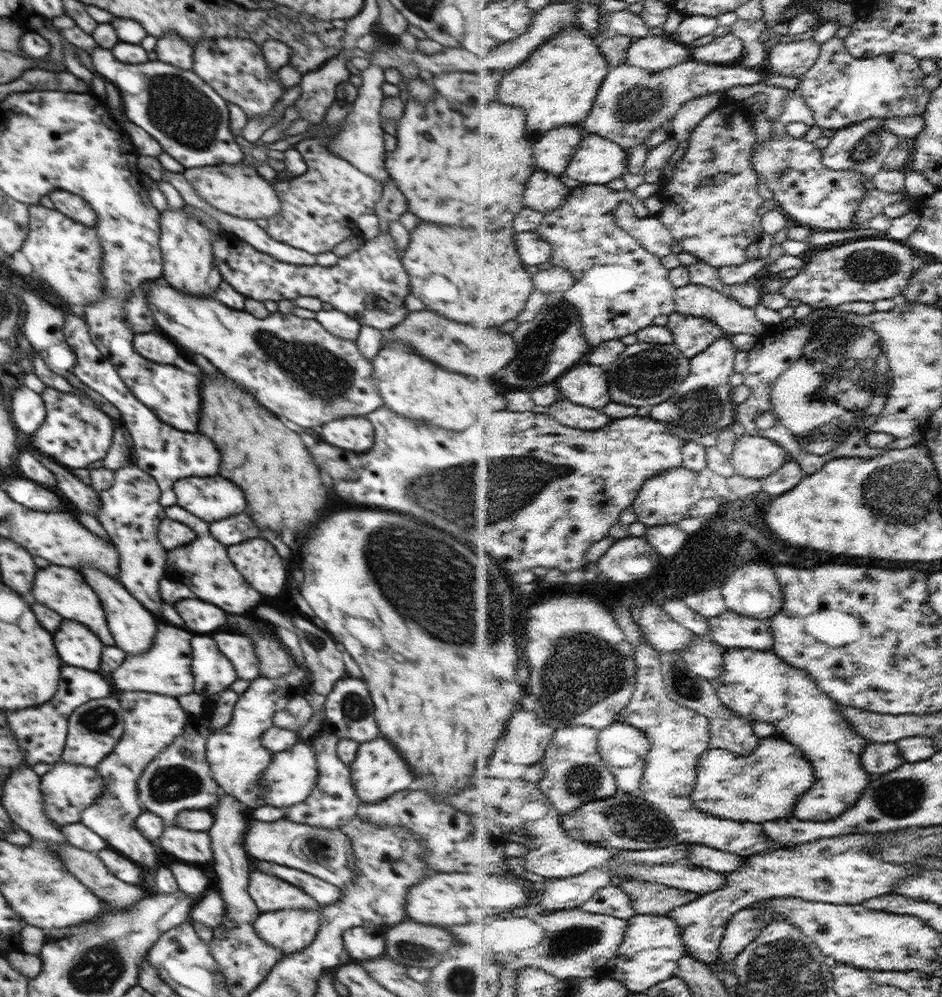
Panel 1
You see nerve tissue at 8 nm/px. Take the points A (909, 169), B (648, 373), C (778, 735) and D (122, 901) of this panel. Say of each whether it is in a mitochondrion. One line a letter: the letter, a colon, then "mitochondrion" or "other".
A: other
B: mitochondrion
C: other
D: other

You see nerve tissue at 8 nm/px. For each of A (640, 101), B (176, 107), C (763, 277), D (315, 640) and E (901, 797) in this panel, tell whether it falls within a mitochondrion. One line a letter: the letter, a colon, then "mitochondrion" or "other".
A: mitochondrion
B: mitochondrion
C: other
D: mitochondrion
E: mitochondrion

